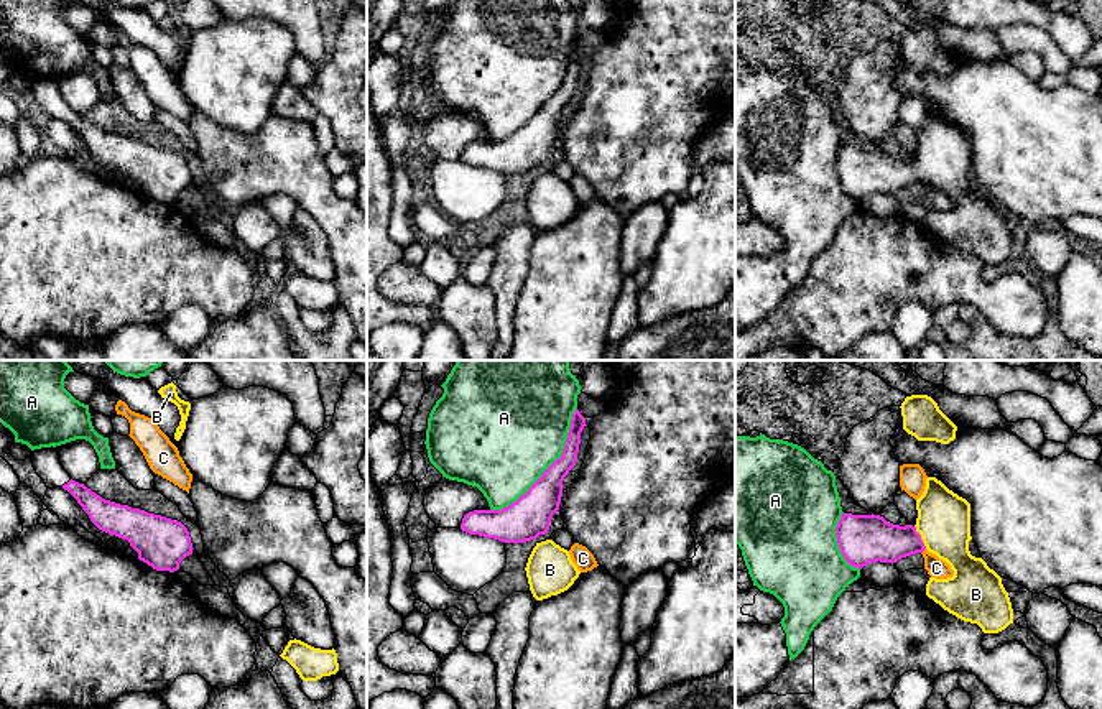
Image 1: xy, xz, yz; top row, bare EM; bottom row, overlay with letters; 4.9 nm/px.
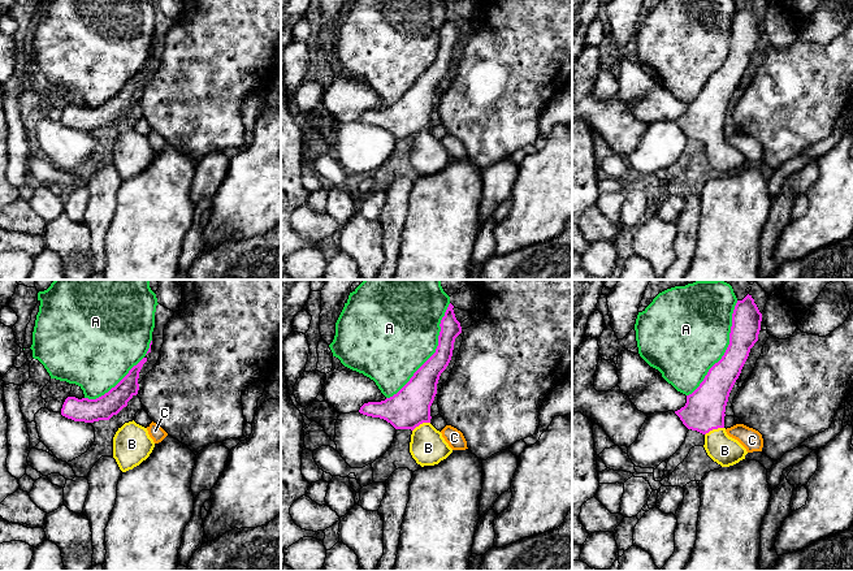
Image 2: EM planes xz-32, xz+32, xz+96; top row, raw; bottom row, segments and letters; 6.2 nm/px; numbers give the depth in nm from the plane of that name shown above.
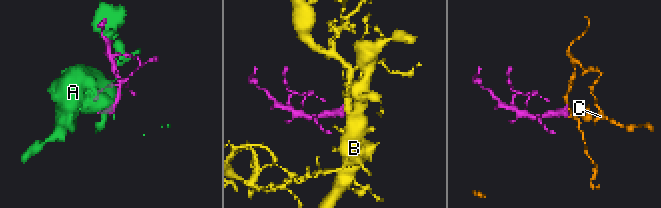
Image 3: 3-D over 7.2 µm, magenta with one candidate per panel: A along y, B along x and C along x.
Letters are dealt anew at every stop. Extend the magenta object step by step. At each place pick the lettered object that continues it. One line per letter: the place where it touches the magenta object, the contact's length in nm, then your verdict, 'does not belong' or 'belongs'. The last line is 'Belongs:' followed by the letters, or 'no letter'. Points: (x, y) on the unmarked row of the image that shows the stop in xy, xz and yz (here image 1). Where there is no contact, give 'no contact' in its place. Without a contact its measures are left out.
A: xz (548, 99) | 650 nm | does not belong
B: yz (920, 168) | 130 nm | belongs
C: yz (923, 181) | 40 nm | does not belong
Belongs: B

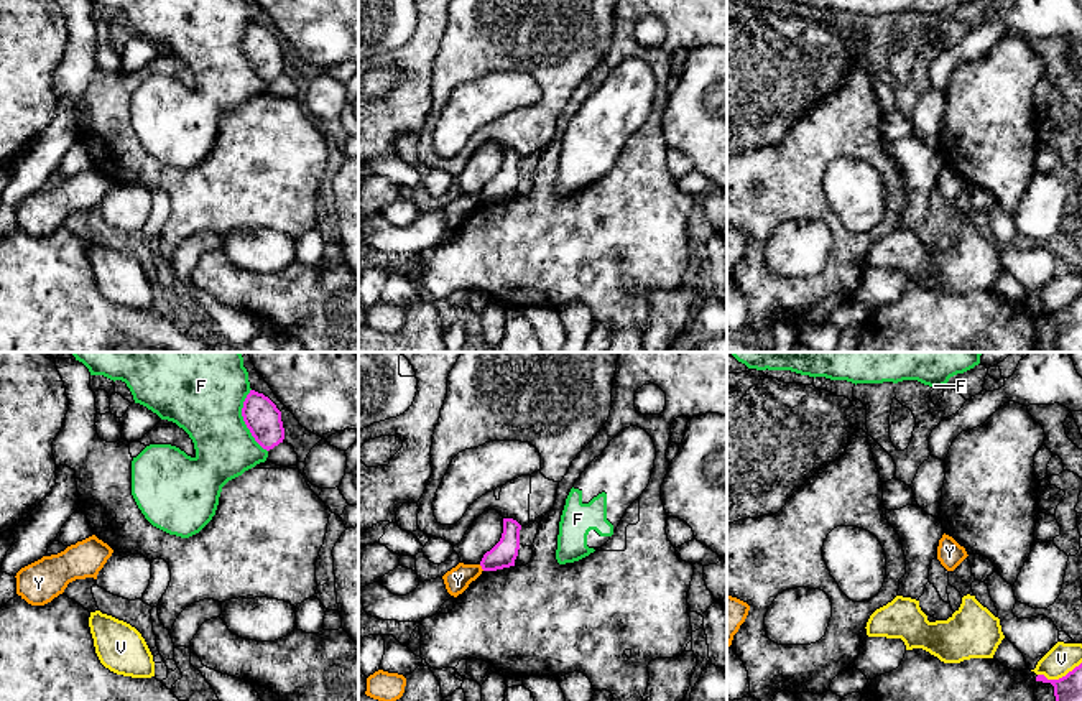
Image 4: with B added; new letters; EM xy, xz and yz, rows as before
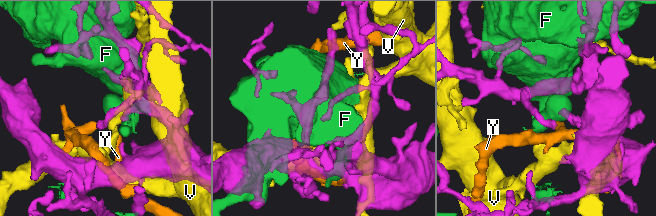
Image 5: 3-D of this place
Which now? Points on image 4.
F: xy (244, 51) | 320 nm | does not belong
V: yz (1059, 310) | 220 nm | does not belong
Y: xz (482, 199) | 40 nm | does not belong
Belongs: no letter

